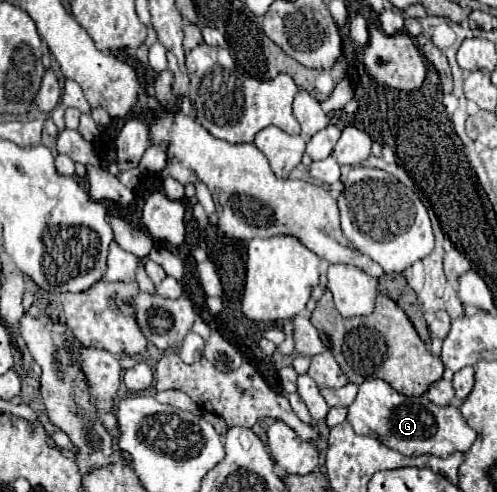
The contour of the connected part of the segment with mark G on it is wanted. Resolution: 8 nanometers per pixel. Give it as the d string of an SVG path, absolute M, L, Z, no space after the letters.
M370 379L358 385L358 395L354 403L348 407L346 421L358 435L372 433L382 443L386 443L388 449L394 449L406 457L418 457L418 455L448 457L454 451L464 453L476 439L474 429L470 429L466 421L462 421L462 415L458 413L456 405L438 407L432 401L426 401L426 395L422 395L420 399L400 395L382 379Z

